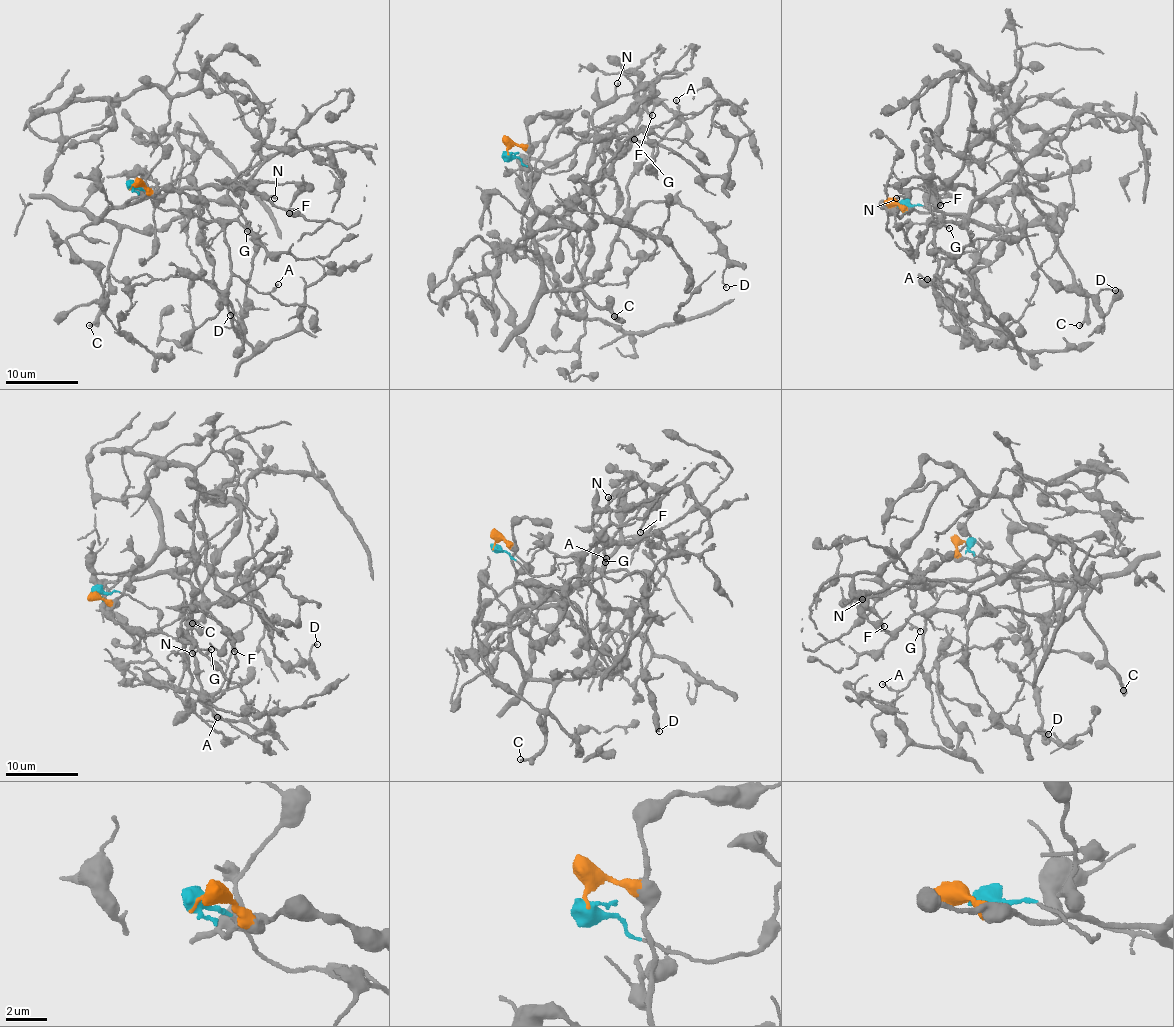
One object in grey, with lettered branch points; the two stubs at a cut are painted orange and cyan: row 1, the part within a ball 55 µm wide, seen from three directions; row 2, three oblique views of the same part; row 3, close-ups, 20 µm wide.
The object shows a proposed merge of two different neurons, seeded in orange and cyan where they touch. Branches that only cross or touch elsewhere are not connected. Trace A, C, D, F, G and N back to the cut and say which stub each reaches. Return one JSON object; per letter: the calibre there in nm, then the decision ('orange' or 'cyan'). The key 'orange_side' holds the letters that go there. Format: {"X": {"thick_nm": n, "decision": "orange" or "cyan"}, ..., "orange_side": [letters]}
{"A": {"thick_nm": 120, "decision": "cyan"}, "C": {"thick_nm": 280, "decision": "orange"}, "D": {"thick_nm": 120, "decision": "orange"}, "F": {"thick_nm": 150, "decision": "orange"}, "G": {"thick_nm": 170, "decision": "cyan"}, "N": {"thick_nm": 130, "decision": "orange"}, "orange_side": ["C", "D", "F", "N"]}

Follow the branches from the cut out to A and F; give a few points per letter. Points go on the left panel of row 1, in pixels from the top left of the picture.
A: (130, 187), (144, 190), (155, 205), (191, 211), (217, 222), (224, 233), (231, 271), (265, 293), (277, 284)
F: (130, 187), (144, 185), (148, 194), (127, 203), (170, 190), (293, 183), (297, 193), (288, 212)

